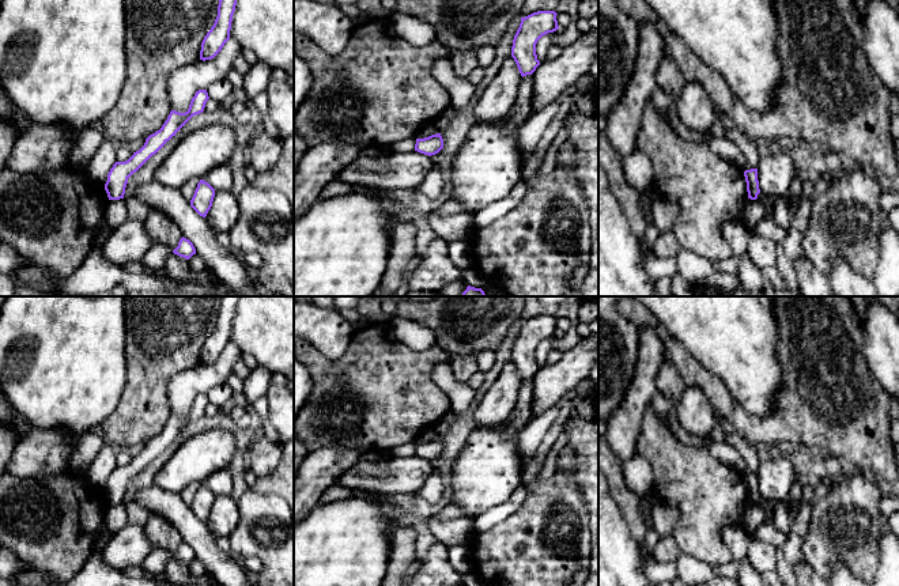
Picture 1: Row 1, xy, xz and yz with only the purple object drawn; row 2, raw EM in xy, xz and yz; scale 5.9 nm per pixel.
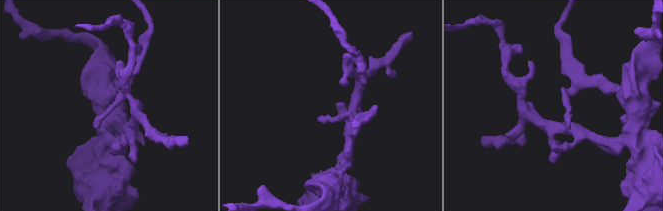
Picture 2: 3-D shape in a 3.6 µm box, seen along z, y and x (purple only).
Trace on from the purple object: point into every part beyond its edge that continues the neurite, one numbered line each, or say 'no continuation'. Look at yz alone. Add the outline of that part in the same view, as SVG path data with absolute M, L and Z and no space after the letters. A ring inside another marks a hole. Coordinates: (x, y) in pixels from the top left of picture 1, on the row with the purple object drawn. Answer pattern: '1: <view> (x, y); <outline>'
no continuation

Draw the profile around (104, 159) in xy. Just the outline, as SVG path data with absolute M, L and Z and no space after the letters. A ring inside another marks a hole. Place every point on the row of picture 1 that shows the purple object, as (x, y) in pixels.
M105 137L101 147L97 150L90 163L87 165L87 174L95 182L105 185L107 181L107 174L116 160L117 144L110 139Z

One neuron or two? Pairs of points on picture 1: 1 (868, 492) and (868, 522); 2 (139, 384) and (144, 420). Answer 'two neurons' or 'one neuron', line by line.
1: one neuron
2: one neuron

